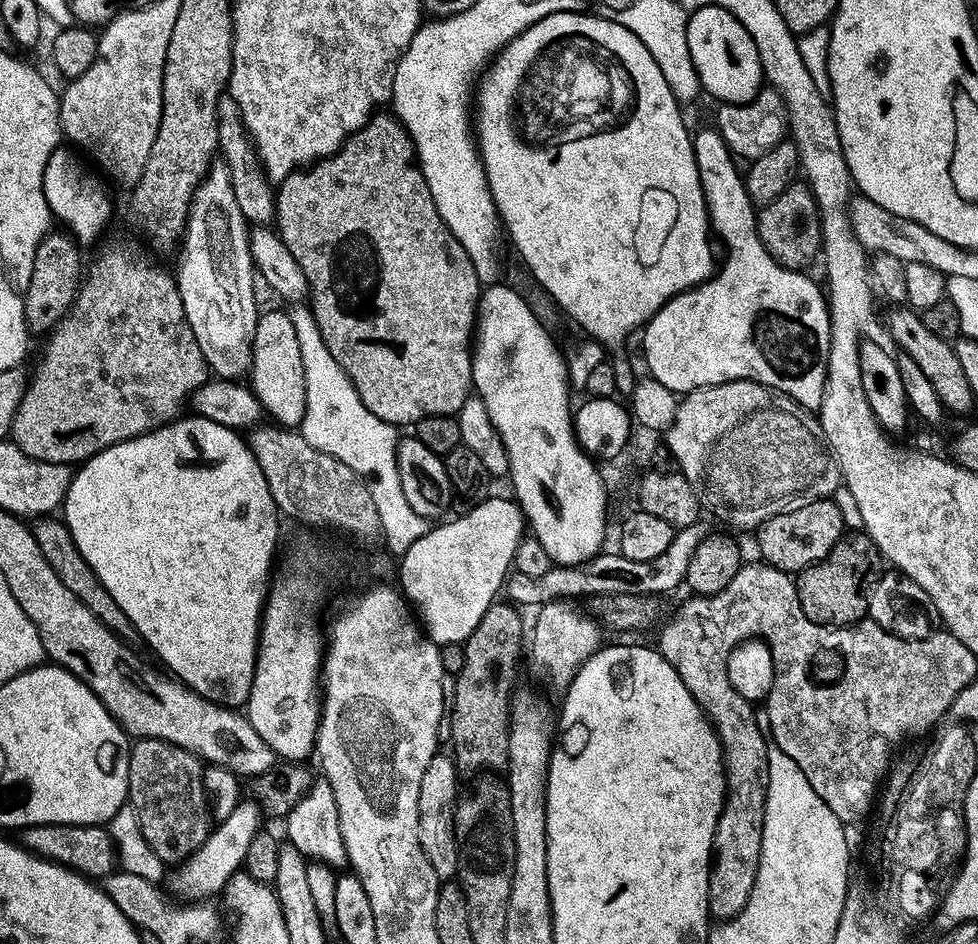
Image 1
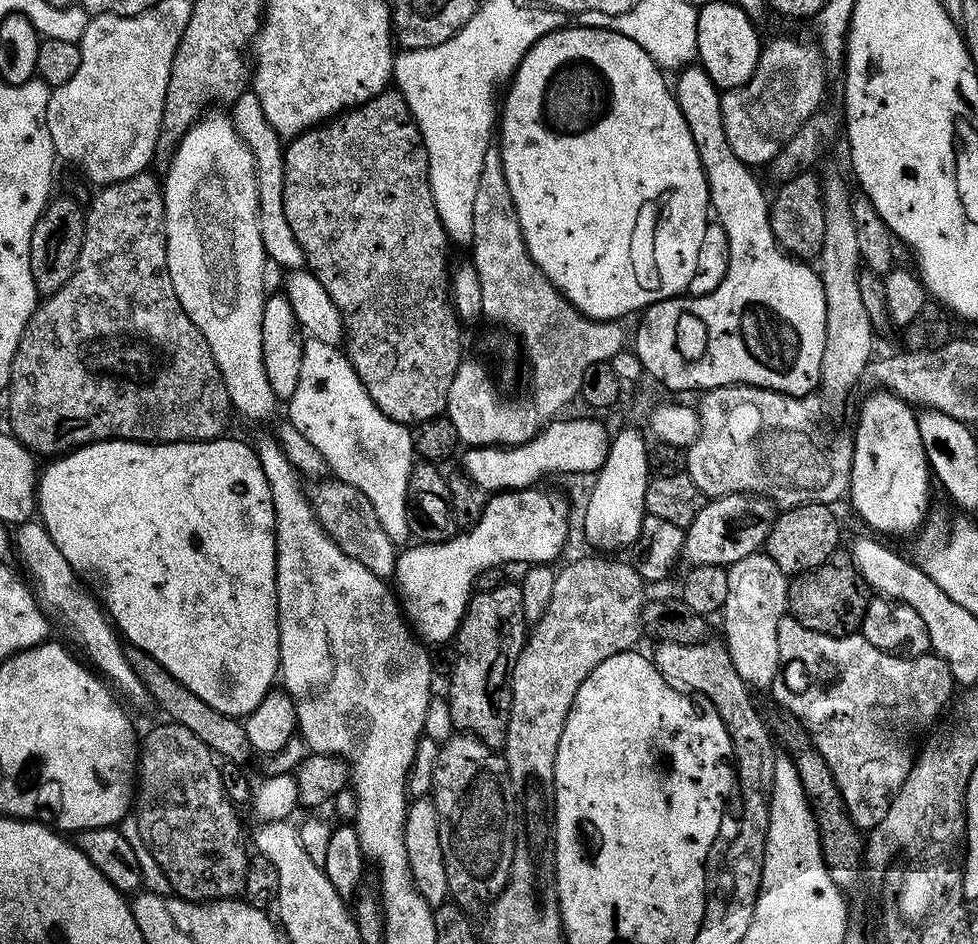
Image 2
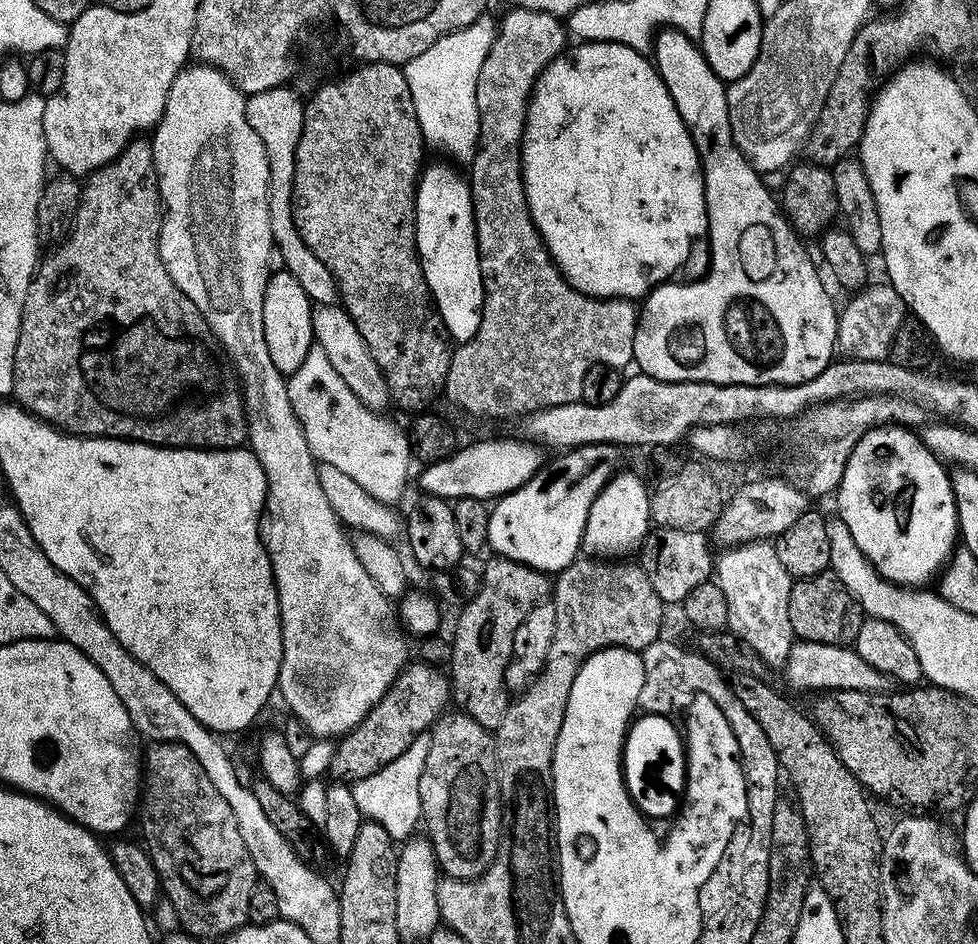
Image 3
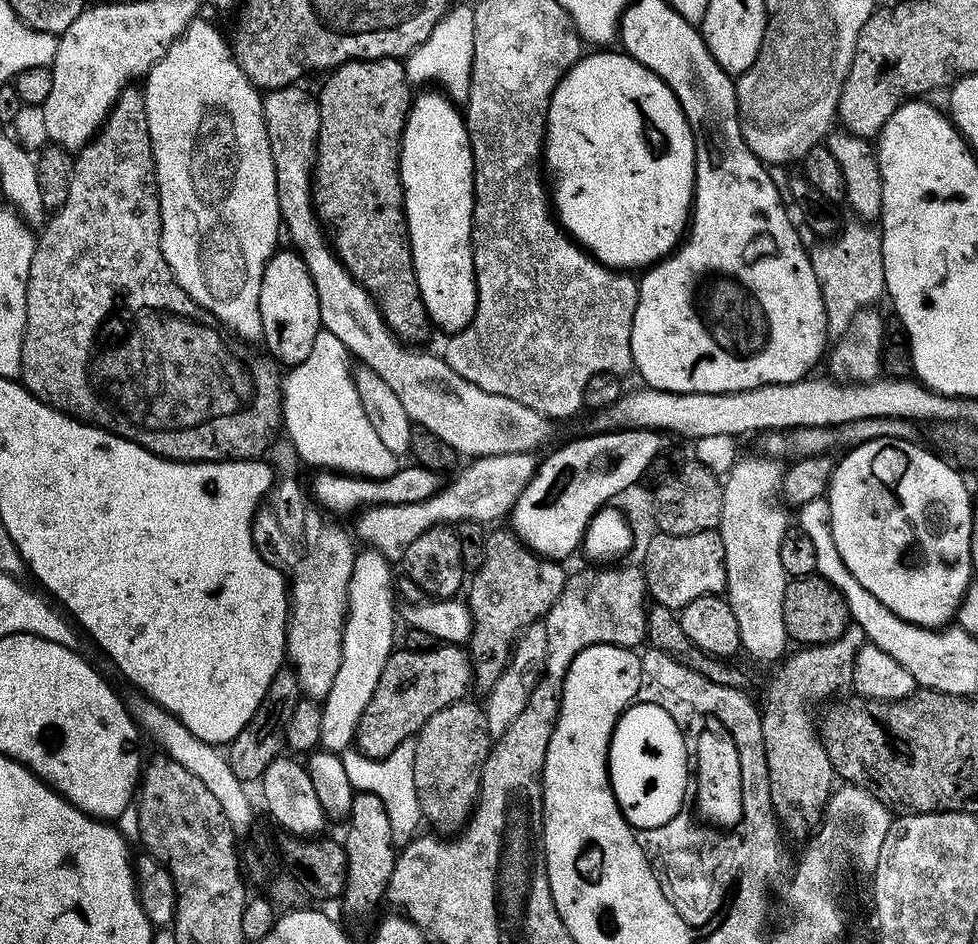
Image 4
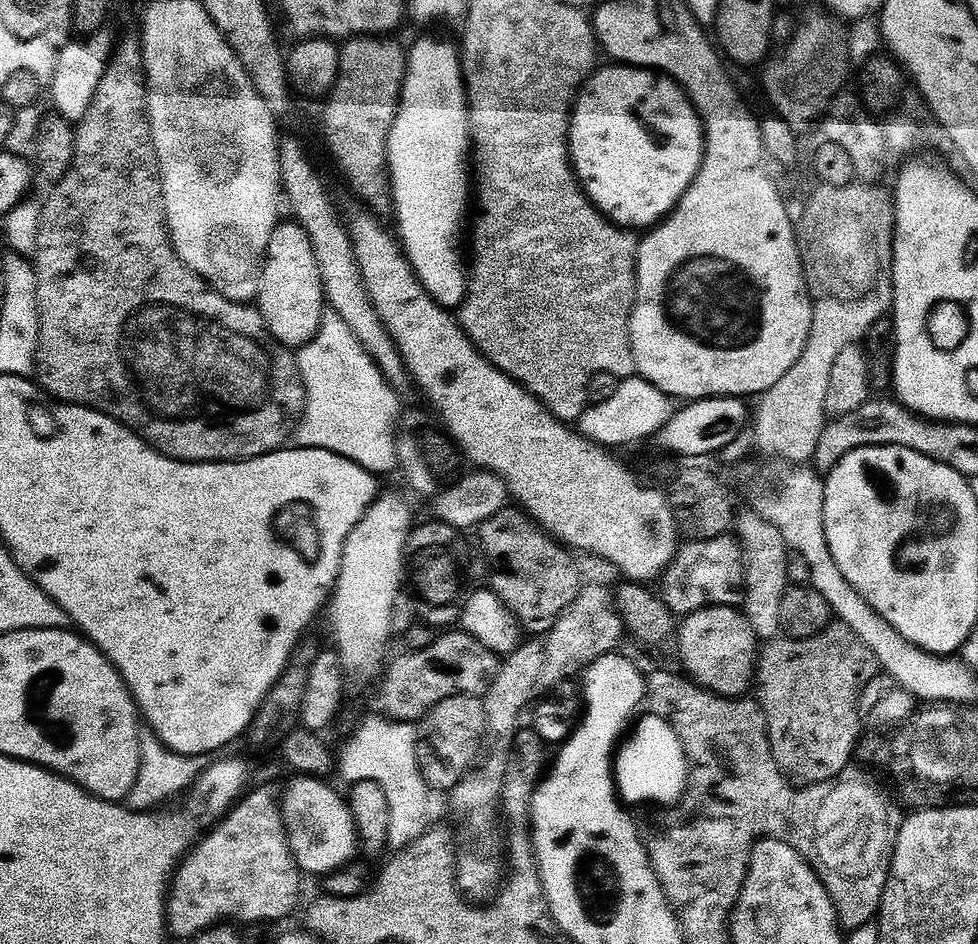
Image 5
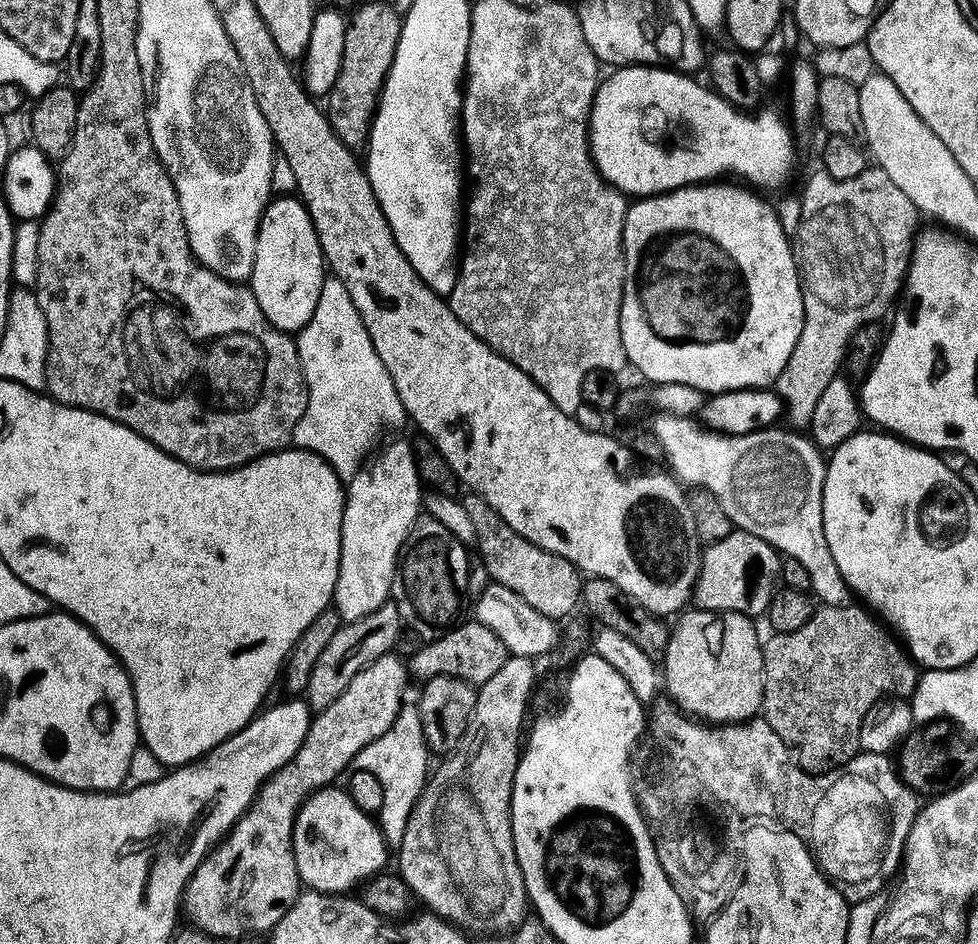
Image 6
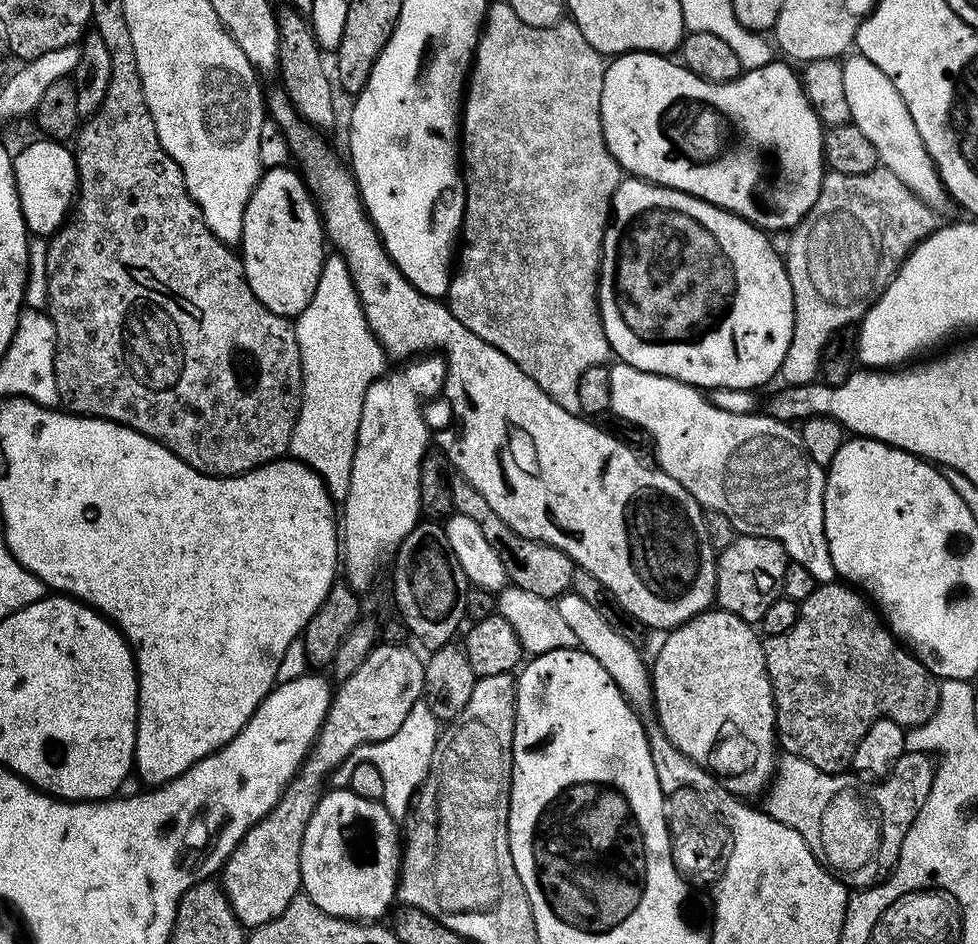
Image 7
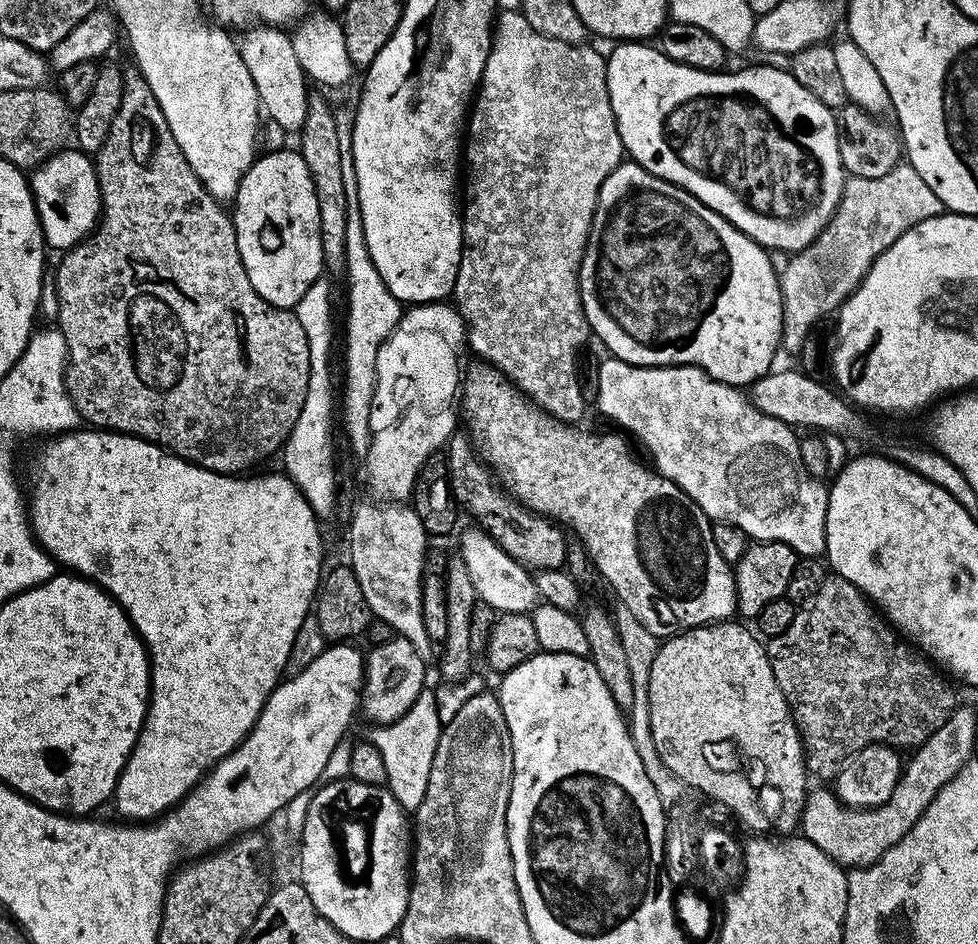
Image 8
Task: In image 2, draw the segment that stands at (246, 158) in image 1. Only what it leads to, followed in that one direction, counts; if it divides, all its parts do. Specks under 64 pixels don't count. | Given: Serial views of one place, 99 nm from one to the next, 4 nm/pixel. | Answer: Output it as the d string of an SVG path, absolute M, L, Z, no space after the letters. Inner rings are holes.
M245 90L231 101L230 119L234 130L246 142L250 154L254 158L256 167L256 181L258 182L258 198L260 208L258 214L258 230L262 234L264 255L283 270L300 270L305 267L302 246L294 238L294 230L290 230L290 222L286 222L286 210L282 206L282 186L284 185L284 149L282 137L266 122L266 114L262 114L262 104L251 92Z

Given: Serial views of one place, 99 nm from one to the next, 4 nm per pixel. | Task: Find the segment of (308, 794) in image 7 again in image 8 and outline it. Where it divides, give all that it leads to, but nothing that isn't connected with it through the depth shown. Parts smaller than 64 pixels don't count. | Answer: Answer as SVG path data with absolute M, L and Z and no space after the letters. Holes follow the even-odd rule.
M393 638L385 644L375 645L371 651L372 653L367 653L364 662L364 683L360 698L362 716L373 720L372 724L376 726L392 724L410 710L420 692L426 688L426 667L418 658L414 646L401 638Z

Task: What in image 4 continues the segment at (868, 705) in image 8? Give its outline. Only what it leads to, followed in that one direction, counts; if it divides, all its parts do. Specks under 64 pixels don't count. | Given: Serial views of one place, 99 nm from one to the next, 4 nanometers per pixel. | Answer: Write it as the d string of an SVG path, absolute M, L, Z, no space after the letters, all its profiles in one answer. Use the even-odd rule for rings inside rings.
M849 623L848 629L834 642L800 646L793 656L785 655L775 665L776 673L768 680L760 721L766 750L770 802L772 813L783 831L788 831L792 836L807 837L810 832L808 824L819 825L834 788L832 763L820 740L817 721L812 721L812 703L851 685L852 663L864 643L864 631L856 624Z

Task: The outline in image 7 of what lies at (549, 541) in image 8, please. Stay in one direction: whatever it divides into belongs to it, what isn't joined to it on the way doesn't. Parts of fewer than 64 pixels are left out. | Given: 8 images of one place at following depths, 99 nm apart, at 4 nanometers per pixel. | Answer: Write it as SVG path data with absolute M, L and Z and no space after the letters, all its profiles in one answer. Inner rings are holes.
M459 478L453 479L452 506L459 515L474 518L474 522L478 522L478 526L482 530L482 534L486 534L490 546L494 546L494 550L498 550L498 554L502 558L502 566L506 570L509 581L515 587L530 590L530 594L538 594L551 601L555 601L556 597L571 589L574 571L572 559L554 546L531 540L510 530L510 526L506 526L506 522L502 522L502 518L498 518L498 514L494 514L494 510L490 510L490 506L486 506L486 502L480 497L478 490L474 490L474 486L470 486L470 482Z

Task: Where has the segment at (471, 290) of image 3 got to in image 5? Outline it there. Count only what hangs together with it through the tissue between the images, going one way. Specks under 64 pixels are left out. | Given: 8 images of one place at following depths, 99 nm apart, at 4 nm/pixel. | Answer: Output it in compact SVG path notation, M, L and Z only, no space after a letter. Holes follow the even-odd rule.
M428 36L417 42L413 48L407 49L408 69L404 75L404 85L400 91L400 105L396 111L394 122L388 131L388 183L392 185L392 207L396 212L396 228L399 243L402 245L405 256L412 263L412 269L422 286L440 303L442 308L455 309L464 301L464 292L468 289L468 273L466 271L466 256L460 253L460 223L464 220L464 211L470 208L470 137L468 134L468 98L464 91L464 78L460 66L460 57L455 43L448 40L435 40Z

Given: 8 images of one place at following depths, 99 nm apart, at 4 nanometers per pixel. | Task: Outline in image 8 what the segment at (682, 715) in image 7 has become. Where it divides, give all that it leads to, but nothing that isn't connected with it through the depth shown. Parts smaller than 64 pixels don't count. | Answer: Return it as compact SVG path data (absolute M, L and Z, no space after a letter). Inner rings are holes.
M737 622L704 624L700 628L685 628L684 631L669 636L661 643L658 654L654 654L654 666L650 666L650 731L654 736L658 757L689 789L697 788L709 801L720 805L729 813L736 815L752 834L792 834L797 831L804 814L804 802L810 795L808 780L810 773L804 765L804 744L800 740L800 731L792 721L792 712L786 698L774 678L772 663L767 647L761 637L751 627L743 628Z

